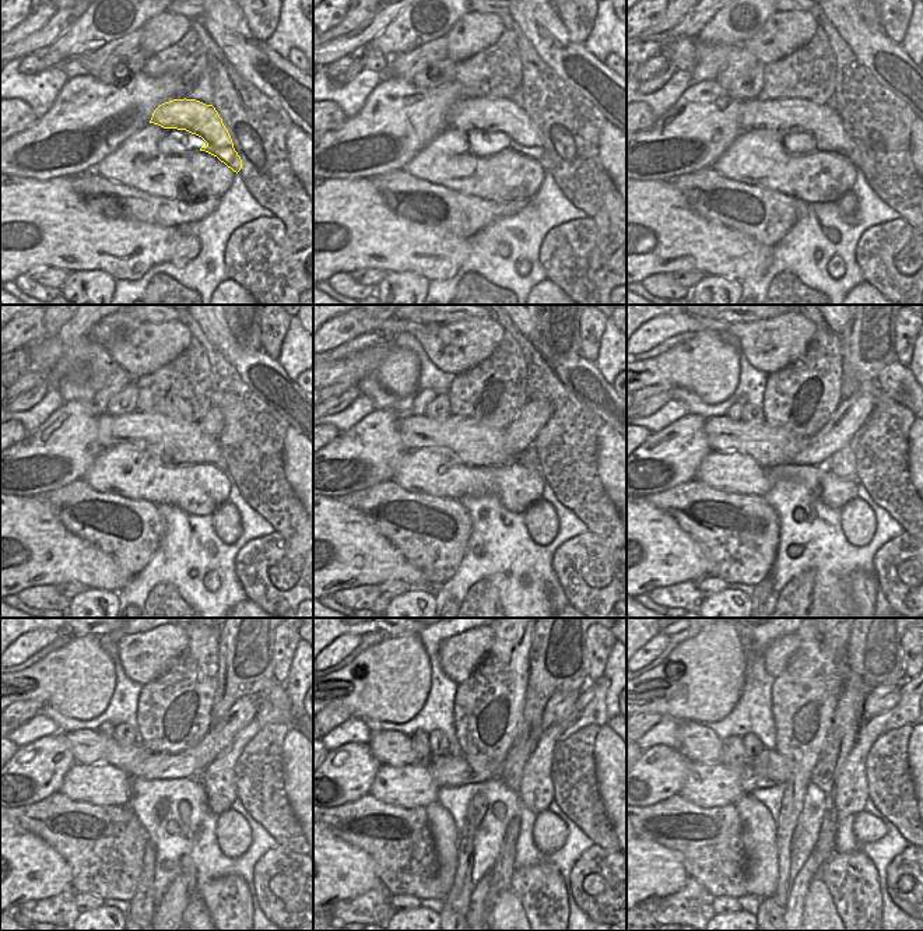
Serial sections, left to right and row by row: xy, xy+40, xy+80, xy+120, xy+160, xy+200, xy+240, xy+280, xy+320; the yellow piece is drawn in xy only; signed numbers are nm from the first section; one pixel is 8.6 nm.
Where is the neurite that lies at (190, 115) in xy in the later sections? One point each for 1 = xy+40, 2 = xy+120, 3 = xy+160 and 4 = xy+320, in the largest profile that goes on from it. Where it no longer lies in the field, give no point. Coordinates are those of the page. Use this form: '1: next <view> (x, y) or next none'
1: next xy+40 (484, 115)
2: next xy+120 (174, 441)
3: next xy+160 (464, 441)
4: next xy+320 (698, 742)

